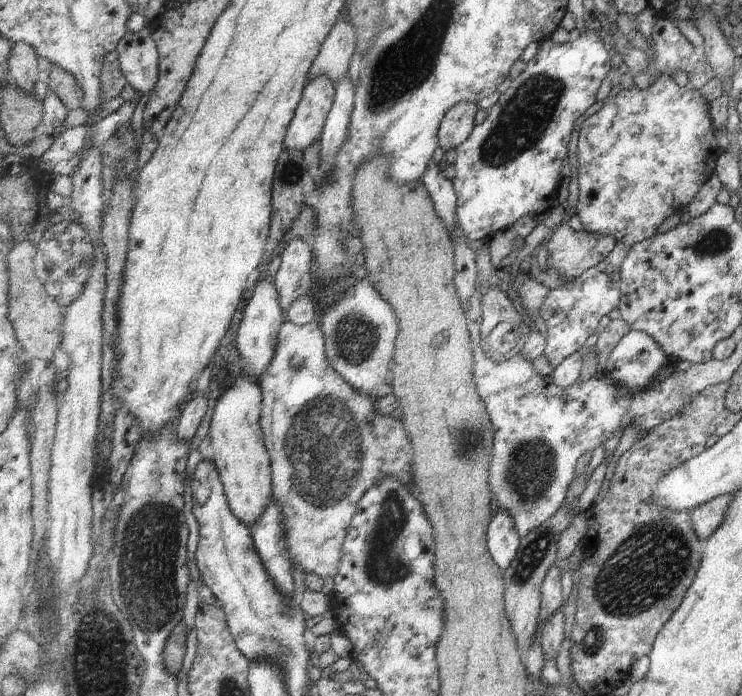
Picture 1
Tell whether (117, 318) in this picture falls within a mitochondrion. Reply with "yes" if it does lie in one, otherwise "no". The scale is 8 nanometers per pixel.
no

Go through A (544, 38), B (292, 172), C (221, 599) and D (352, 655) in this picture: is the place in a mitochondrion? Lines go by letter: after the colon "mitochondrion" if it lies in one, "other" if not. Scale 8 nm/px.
A: other
B: mitochondrion
C: other
D: other

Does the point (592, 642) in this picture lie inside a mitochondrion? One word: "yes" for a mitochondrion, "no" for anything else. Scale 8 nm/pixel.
yes

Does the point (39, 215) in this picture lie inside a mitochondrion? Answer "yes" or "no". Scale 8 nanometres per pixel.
no

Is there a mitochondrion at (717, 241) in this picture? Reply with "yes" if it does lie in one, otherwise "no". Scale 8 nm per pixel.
yes

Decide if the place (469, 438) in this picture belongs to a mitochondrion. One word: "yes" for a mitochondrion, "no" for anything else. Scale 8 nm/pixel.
yes

